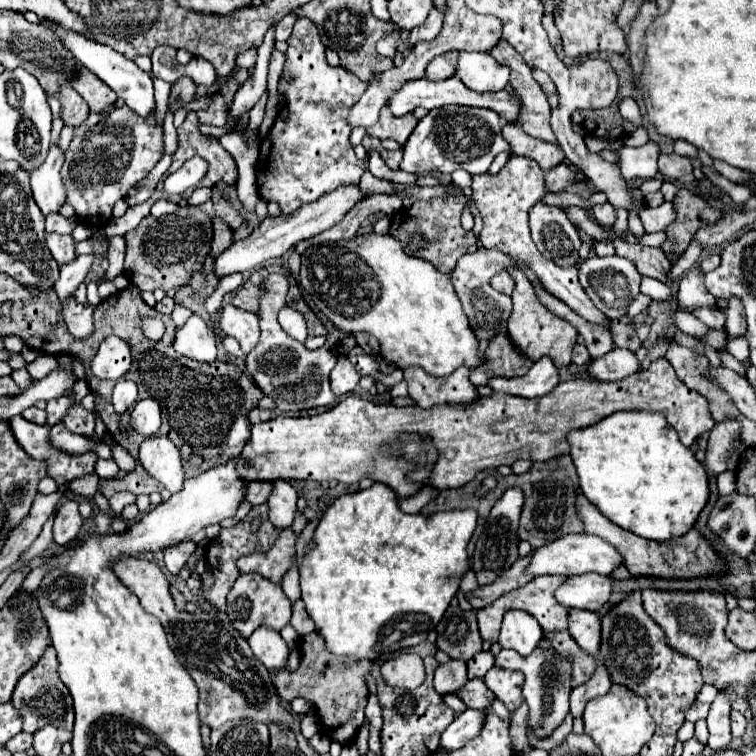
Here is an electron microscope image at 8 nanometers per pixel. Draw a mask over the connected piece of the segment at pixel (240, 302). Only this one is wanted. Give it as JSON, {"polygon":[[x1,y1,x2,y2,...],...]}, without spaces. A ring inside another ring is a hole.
{"polygon":[[244,288,240,289,234,296,232,304,238,308,257,314,258,300,256,294,258,296,259,292,252,293,252,291,248,291]]}

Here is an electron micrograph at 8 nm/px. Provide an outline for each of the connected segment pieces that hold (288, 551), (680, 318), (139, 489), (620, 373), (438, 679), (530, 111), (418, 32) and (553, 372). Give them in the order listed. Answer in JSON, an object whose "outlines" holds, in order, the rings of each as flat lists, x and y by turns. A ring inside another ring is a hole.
{"outlines":[[[284,529,276,541,276,545,262,555,246,555,238,559,240,573,259,573,272,582,280,581,280,577,288,571,294,555,296,535,292,529]],[[676,311,674,323,676,323,676,327,680,327,684,333,694,335,694,337,702,337,702,335,708,333,708,325,704,325,700,319,696,319,696,317,690,315,690,313,678,313,678,311]],[[136,459,136,469,126,473,126,477,118,479,118,481,106,481,100,485,102,487,102,493,106,497,112,497,114,493,118,491,130,491,134,495,140,495,140,493,152,493,152,491,160,491,160,485,140,467,138,459]],[[614,347,602,357,596,357,588,365,588,375,598,381,616,381,640,371,640,363,630,349]],[[450,659,448,663,442,663,434,673,434,689,440,695,454,695,458,689,464,687,468,681,466,677,466,663]],[[500,39,498,45,490,49,490,55,494,55,496,61,500,61,502,65,510,67,510,85,514,89,516,99,520,101,520,127,536,139,558,143,550,129,550,105,546,93,534,81,532,69,526,65,520,53]],[[432,9,430,15,426,17,426,21,420,27,416,27,416,29,412,29,408,33,410,47,414,47,418,41,432,41,440,33,440,29,442,29,442,19,444,19,444,15,438,13,436,9]],[[550,357,538,359,530,371,522,377,512,377,512,379,502,379,494,377,490,379,490,387,496,393,508,393,508,395,518,395,518,397,538,397,550,393,558,385,558,369,554,363,550,363]]]}

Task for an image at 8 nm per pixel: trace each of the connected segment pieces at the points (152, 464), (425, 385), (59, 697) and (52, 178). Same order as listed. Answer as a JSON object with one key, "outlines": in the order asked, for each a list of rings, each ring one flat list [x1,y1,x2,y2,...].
{"outlines":[[[148,437,140,445,142,467,170,493,178,493,184,483,178,447,166,437]],[[418,367,404,369,408,395,422,409,436,405,472,405,480,399,476,387,468,379,468,367,458,367,448,377,432,377]],[[48,645,44,655,40,657,40,661,18,679,18,683,12,691,10,703,14,705,14,709,22,717,22,731,36,733,44,725,54,725,54,727,62,727,66,731,72,731,72,725,74,725,72,697,70,697,70,691,66,689,66,685,60,681,56,667,58,667,56,653,54,653,52,645]],[[54,143,50,145,48,157,42,163,42,167,34,169,30,174,32,197,44,215,58,211,58,207,64,203,64,189,62,189,62,177,60,177,62,161,64,161,64,153,60,145]]]}

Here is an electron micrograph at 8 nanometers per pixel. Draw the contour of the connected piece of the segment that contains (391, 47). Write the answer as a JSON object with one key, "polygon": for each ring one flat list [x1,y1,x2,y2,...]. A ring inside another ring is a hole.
{"polygon":[[398,27,390,37,378,41,378,53,386,55,386,57,394,57,396,55,396,47,398,47]]}

